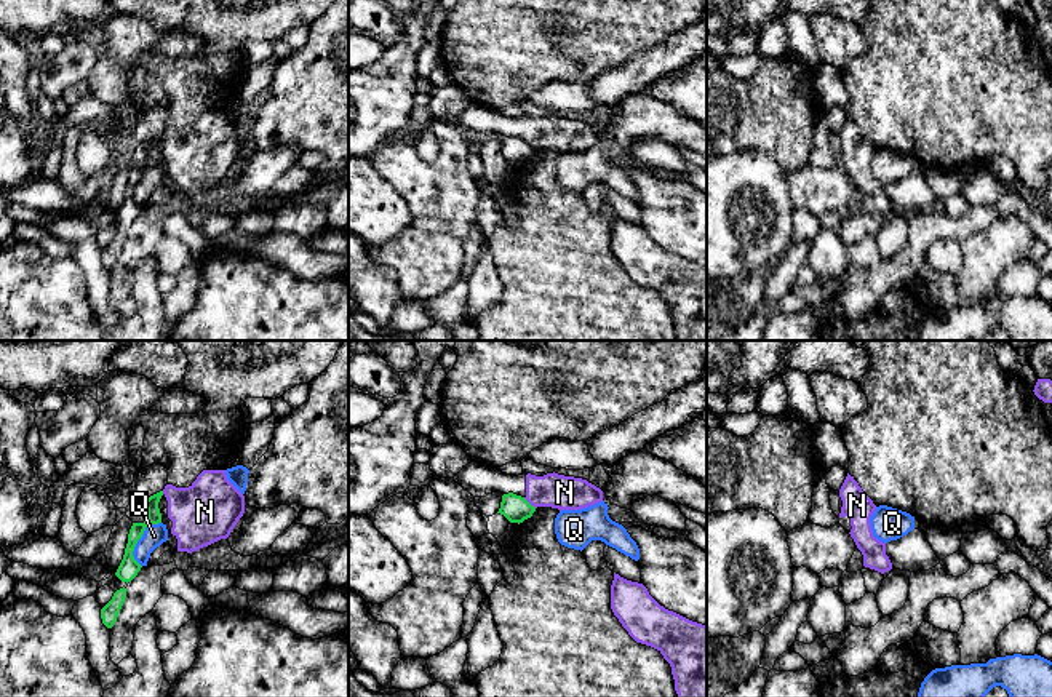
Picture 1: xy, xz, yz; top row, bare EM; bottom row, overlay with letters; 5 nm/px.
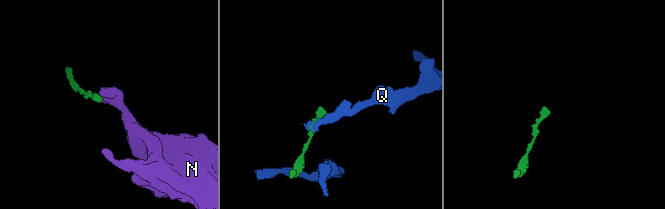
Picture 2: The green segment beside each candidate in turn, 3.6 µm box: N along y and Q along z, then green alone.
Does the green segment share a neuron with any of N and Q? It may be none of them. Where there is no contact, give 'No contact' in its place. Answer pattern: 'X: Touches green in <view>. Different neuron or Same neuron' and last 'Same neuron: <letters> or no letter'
N: Touches green in xz. Different neuron
Q: Touches green in xy. Different neuron
Same neuron: no letter

